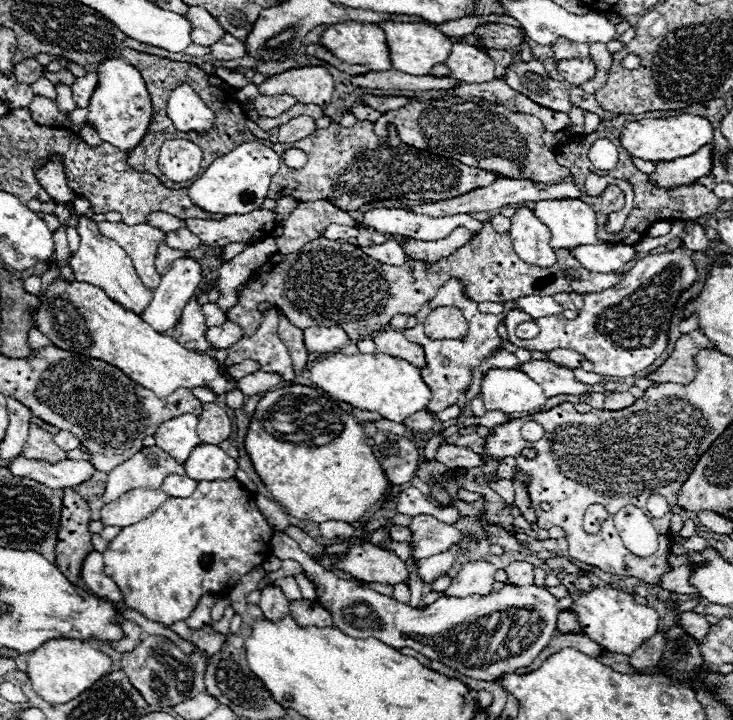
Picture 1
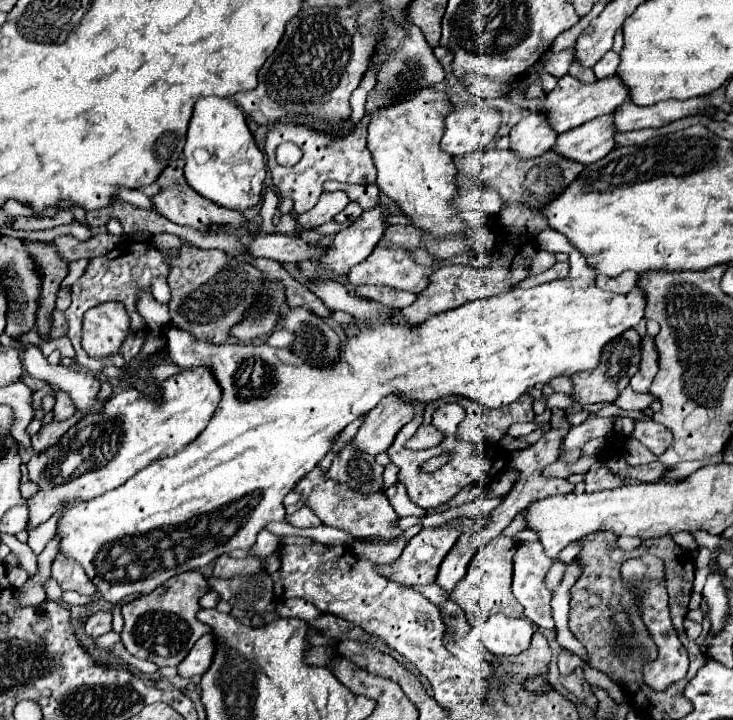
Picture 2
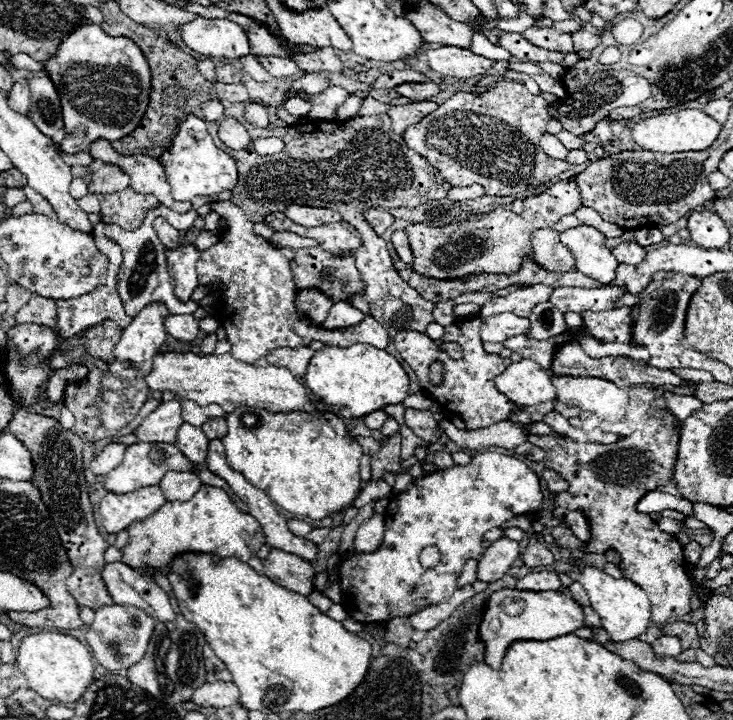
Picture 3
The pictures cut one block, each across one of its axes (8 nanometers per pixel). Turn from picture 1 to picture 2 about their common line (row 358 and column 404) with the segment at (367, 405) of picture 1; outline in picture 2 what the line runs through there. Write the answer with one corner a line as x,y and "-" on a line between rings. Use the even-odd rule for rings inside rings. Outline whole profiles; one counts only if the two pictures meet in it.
545,229
537,236
539,250
550,251
553,253
568,253
570,263
570,276
564,280
554,280
554,282
546,282
528,290
516,288
492,298
482,298
476,302
466,302
460,308
436,314
432,318
428,318
426,322
422,322
420,326
410,326
410,324
402,324
402,322
394,322
394,324
374,324
374,326
366,326
362,328
358,334
350,336
338,354
338,360
334,364
328,366
312,366
306,360
302,360
294,350
290,348
272,348
268,344
206,344
206,342
198,342
194,340
188,332
180,330
180,328
172,328
166,326
164,334
166,334
166,342
168,342
168,350
170,350
170,358
178,364
178,366
208,366
214,372
214,378
218,380
220,388
222,388
222,400
214,412
214,416
210,418
210,424
202,430
202,434
192,440
186,448
182,448
182,452
176,452
174,456
166,458
166,460
156,460
154,464
142,468
142,472
138,472
138,476
132,476
130,480
126,480
122,486
90,500
90,502
82,502
78,506
72,506
68,510
64,510
64,514
58,518
58,526
56,526
56,534
54,538
58,538
60,542
60,554
66,558
74,558
84,572
88,574
88,578
94,582
94,586
98,588
100,596
112,604
118,604
124,596
134,594
134,592
142,592
142,594
150,594
154,588
162,586
166,580
170,580
176,574
188,572
188,570
196,570
202,568
206,564
210,564
212,560
216,560
222,554
228,554
230,550
236,548
250,548
256,542
256,534
264,528
264,524
268,520
278,520
282,522
286,516
284,510
284,496
288,492
294,490
294,486
298,484
298,480
302,480
330,450
334,438
350,424
354,422
358,416
368,414
384,396
398,396
404,402
416,402
416,404
430,404
436,402
444,396
464,396
470,400
478,400
482,406
486,408
502,408
506,404
516,402
526,388
532,388
534,384
548,384
552,378
556,376
572,376
576,372
582,370
592,370
598,366
600,362
600,352
604,348
604,344
612,338
616,338
618,334
622,334
628,328
634,328
642,318
644,318
644,308
646,308
646,300
644,300
644,292
638,288
630,294
614,294
614,292
604,292
600,288
596,288
594,280
594,270
586,264
586,260
570,246
569,240
563,234
552,230

